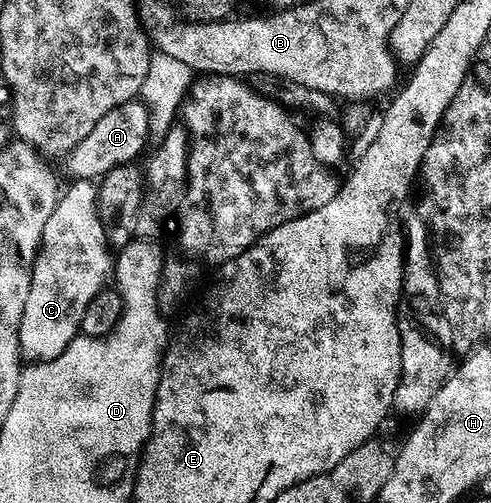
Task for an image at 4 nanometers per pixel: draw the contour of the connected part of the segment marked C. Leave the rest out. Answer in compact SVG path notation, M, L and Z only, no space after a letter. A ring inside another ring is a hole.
M74 179L70 183L67 189L65 186L61 190L56 211L52 211L48 223L40 227L42 246L38 249L38 258L34 265L29 268L28 299L24 303L24 315L20 319L20 347L23 358L30 363L47 361L60 355L64 347L68 347L68 343L72 343L72 339L79 336L88 303L92 303L92 299L96 299L96 295L107 288L115 267L112 246L106 240L106 227L98 208L99 186L93 180Z

